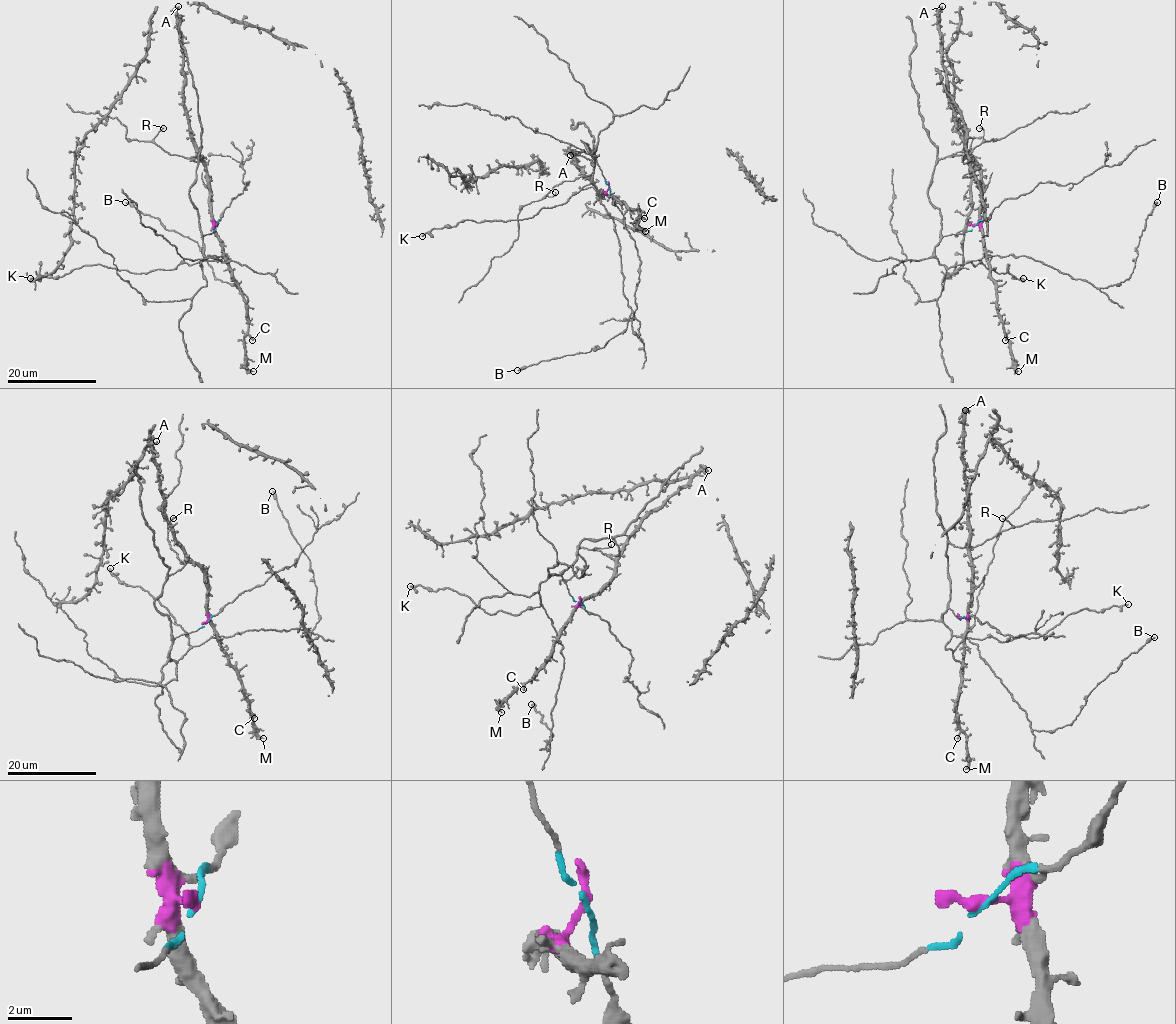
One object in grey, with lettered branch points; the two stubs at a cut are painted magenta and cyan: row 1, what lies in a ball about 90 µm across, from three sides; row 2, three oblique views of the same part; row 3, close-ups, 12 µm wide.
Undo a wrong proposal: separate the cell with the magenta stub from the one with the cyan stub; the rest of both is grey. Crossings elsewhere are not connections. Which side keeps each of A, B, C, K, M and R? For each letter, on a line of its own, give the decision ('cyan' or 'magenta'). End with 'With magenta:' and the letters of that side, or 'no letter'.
A: magenta
B: cyan
C: magenta
K: cyan
M: magenta
R: cyan
With magenta: A, C, M

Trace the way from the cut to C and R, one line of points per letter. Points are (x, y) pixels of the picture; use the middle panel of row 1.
C: (609, 187), (606, 191), (609, 196), (636, 209), (644, 218)
R: (609, 187), (595, 156), (581, 141), (589, 148), (594, 170), (561, 181), (546, 196), (556, 192)

